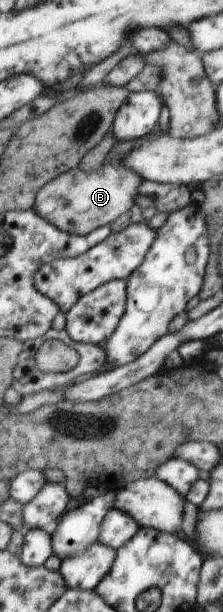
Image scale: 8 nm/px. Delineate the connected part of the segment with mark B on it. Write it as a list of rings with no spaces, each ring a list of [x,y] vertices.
[[[115,142],[98,171],[88,174],[79,172],[75,168],[56,176],[37,192],[35,204],[31,210],[43,220],[70,235],[83,236],[100,226],[109,226],[111,222],[117,222],[122,212],[137,208],[137,198],[141,198],[139,194],[140,176],[132,168],[122,164],[124,158],[137,145],[139,142]]]

